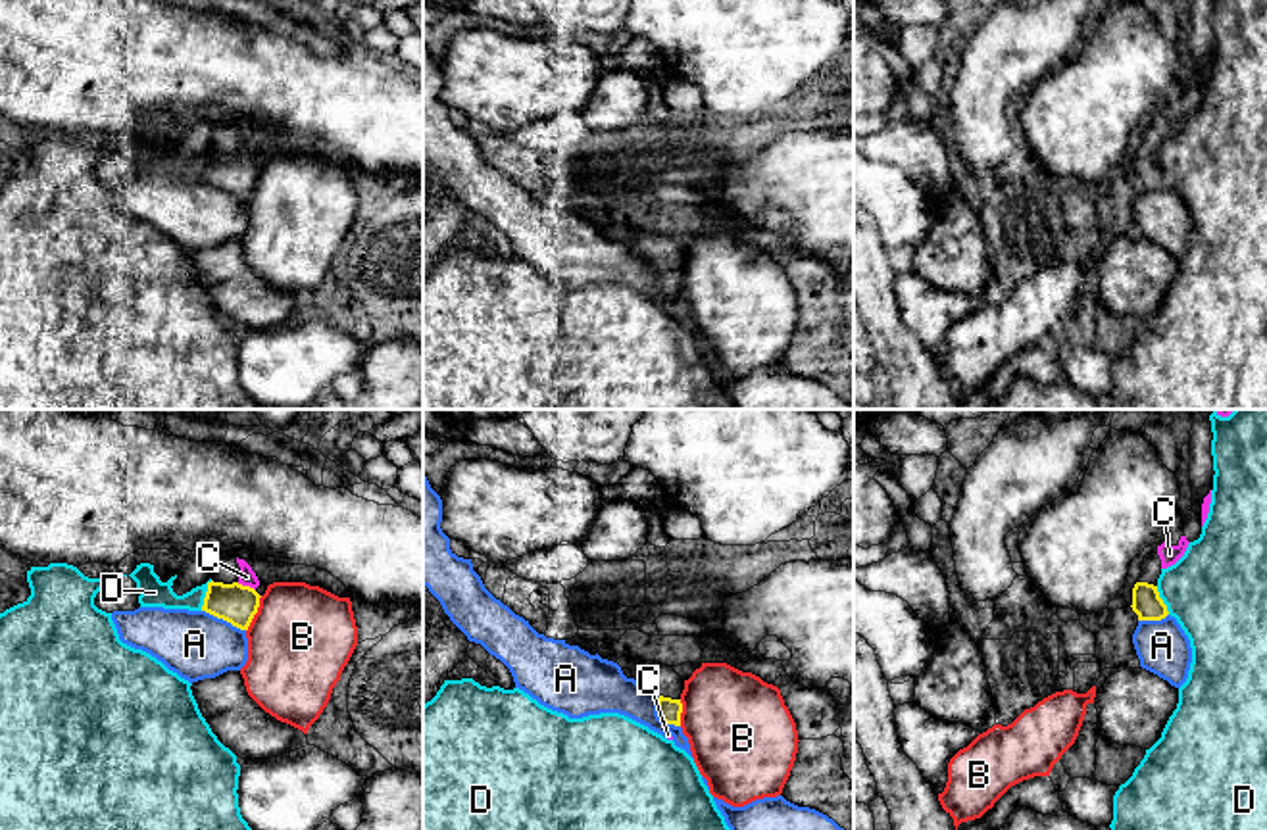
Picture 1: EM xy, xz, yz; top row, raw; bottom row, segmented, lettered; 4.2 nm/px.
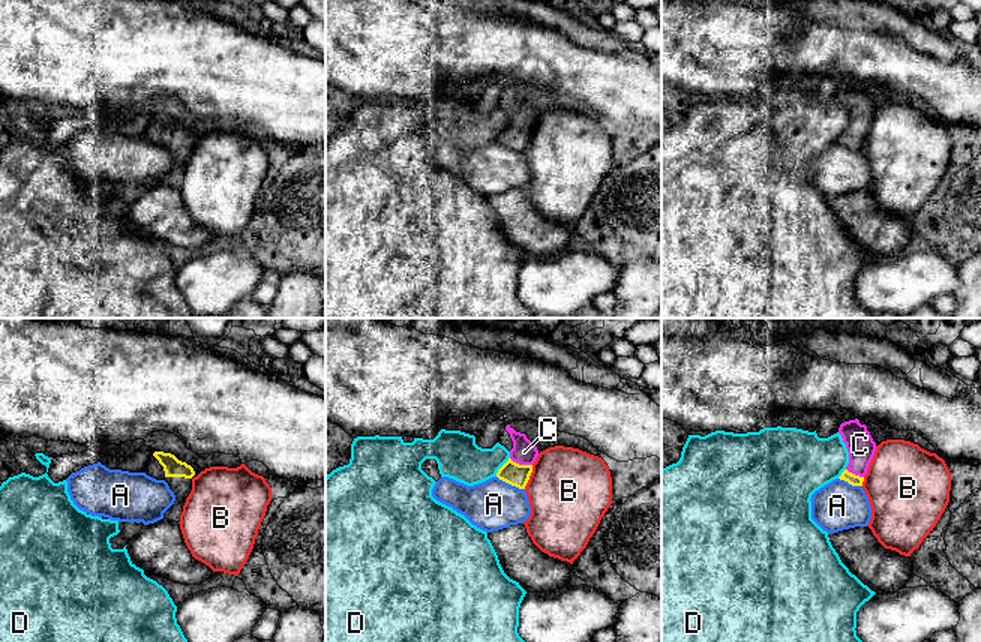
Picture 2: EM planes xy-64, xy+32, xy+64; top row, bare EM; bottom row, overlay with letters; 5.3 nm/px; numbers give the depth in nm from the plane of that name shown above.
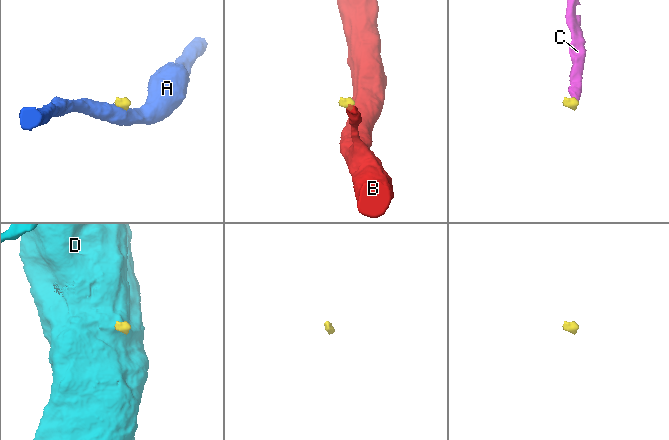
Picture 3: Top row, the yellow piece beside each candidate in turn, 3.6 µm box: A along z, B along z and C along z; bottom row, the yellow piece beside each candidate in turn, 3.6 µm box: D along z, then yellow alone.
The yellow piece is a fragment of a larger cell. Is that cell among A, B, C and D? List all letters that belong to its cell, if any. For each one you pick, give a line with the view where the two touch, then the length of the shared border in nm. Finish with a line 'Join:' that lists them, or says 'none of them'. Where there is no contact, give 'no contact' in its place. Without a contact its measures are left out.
C: contact in xy; length 90 nm
Join: C

